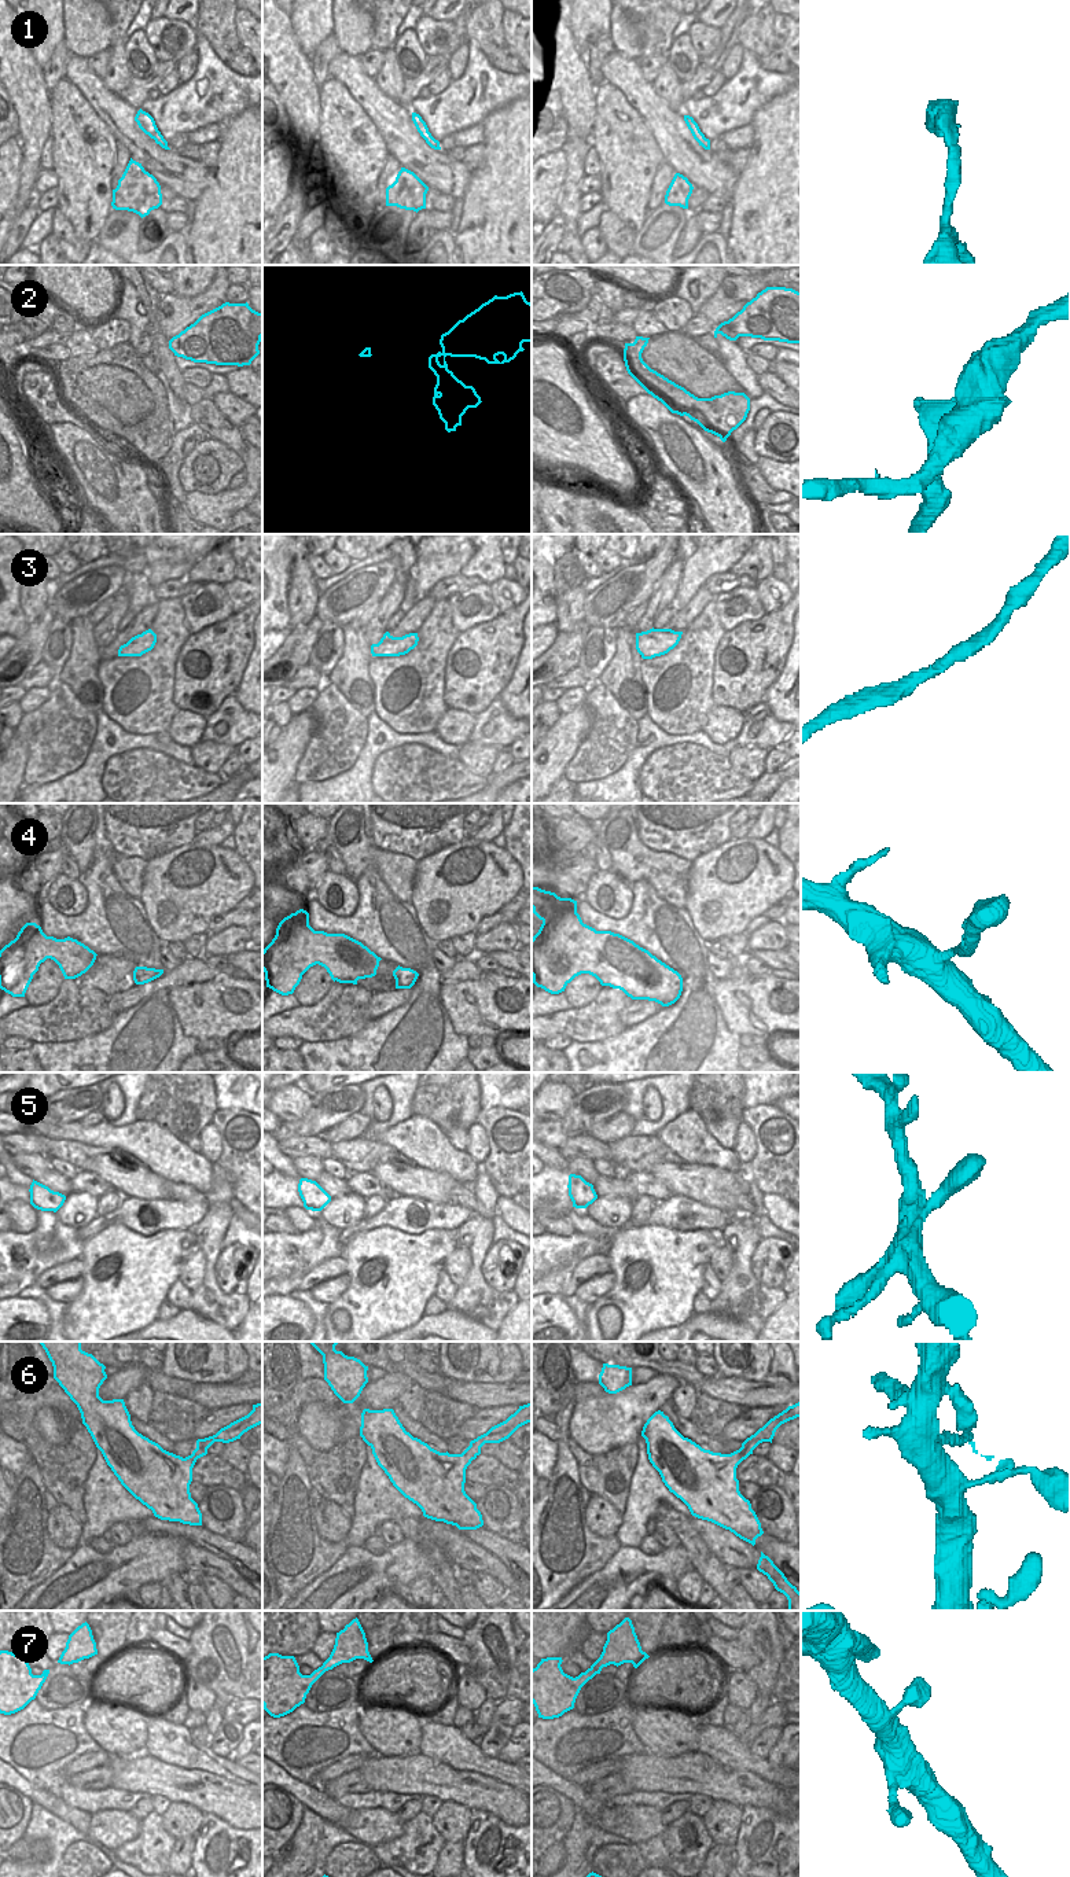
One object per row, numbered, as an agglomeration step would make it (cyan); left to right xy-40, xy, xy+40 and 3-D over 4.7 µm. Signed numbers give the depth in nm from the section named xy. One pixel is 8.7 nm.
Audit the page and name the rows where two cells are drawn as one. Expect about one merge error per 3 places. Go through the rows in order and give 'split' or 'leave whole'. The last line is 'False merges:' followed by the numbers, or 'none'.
1: leave whole
2: split
3: leave whole
4: leave whole
5: leave whole
6: leave whole
7: leave whole
False merges: 2

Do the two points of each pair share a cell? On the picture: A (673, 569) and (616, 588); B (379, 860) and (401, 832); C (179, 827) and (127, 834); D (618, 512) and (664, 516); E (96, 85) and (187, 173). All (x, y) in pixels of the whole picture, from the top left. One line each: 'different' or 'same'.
A: different
B: different
C: same
D: different
E: same

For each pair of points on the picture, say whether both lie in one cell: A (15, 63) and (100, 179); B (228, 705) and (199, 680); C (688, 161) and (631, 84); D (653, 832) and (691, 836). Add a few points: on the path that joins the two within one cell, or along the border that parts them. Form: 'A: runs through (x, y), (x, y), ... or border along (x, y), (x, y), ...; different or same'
A: border along (50, 92), (51, 137); different
B: border along (232, 694), (206, 717); different
C: runs through (676, 142), (668, 125), (649, 103); same
D: runs through (662, 832), (681, 832); same

